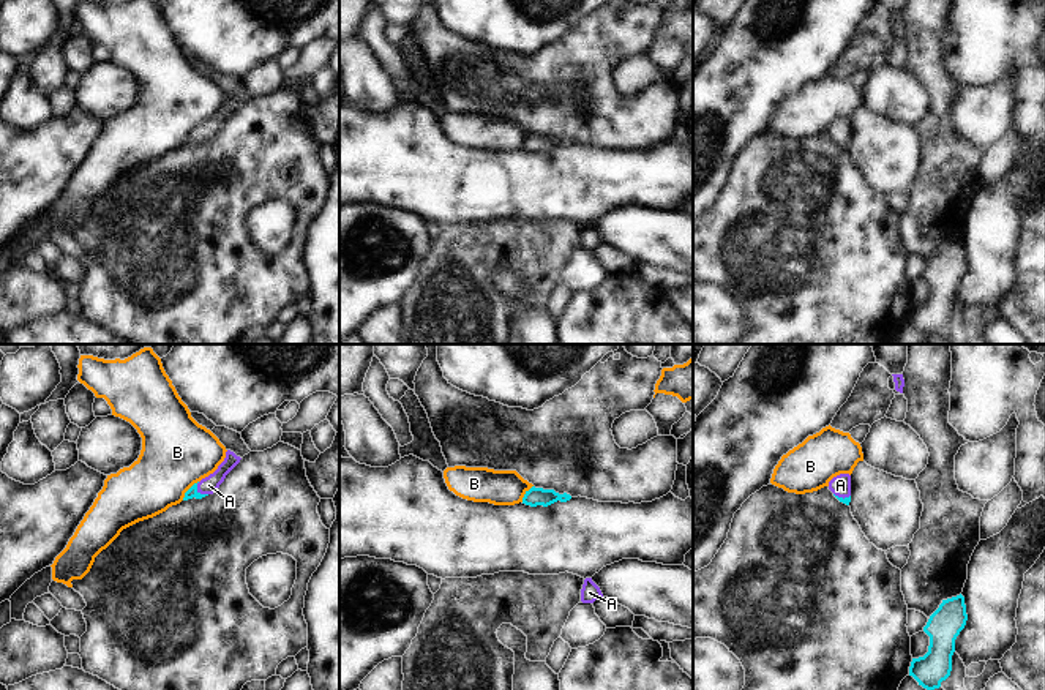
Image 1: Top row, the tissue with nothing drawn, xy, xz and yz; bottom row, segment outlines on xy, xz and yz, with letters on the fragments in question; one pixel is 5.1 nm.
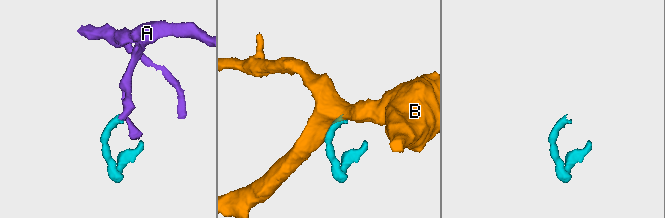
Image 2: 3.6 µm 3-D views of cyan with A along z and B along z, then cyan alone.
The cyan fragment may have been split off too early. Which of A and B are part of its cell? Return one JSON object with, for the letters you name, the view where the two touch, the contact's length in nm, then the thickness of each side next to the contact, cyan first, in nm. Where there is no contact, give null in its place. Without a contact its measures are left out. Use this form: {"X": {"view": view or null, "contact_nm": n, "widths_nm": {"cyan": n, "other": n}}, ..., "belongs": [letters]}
{"A": {"view": "xy", "contact_nm": 90, "widths_nm": {"cyan": 50, "other": 90}}, "belongs": ["A"]}

